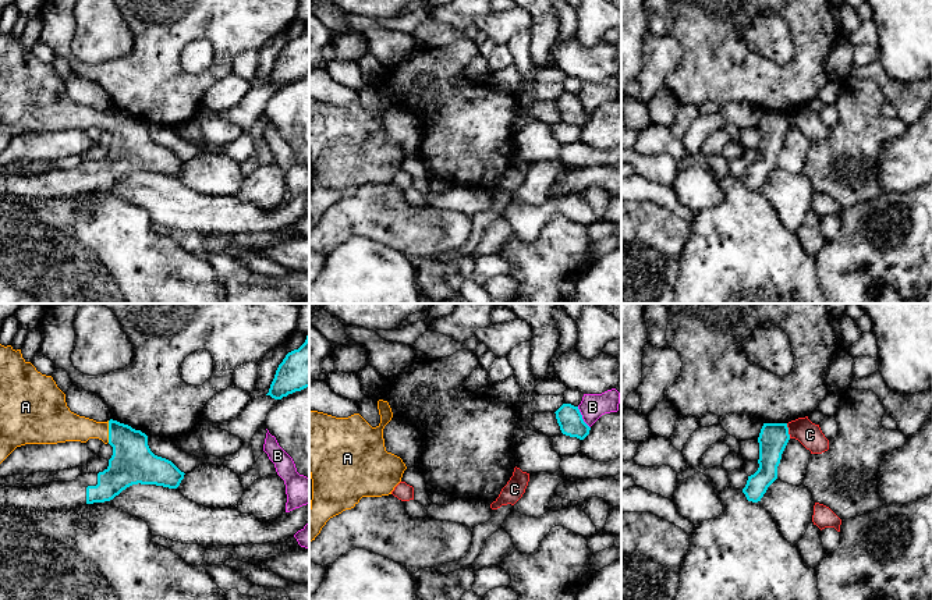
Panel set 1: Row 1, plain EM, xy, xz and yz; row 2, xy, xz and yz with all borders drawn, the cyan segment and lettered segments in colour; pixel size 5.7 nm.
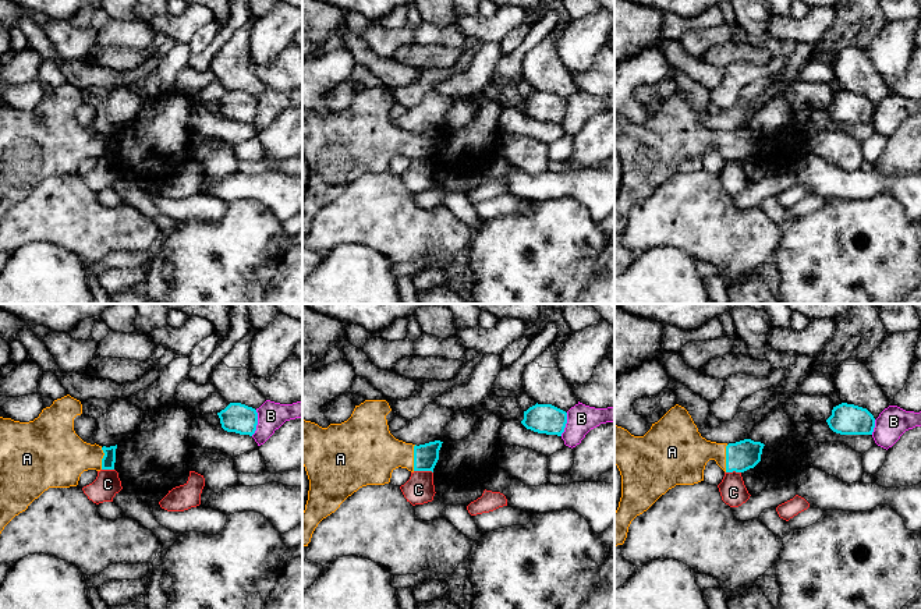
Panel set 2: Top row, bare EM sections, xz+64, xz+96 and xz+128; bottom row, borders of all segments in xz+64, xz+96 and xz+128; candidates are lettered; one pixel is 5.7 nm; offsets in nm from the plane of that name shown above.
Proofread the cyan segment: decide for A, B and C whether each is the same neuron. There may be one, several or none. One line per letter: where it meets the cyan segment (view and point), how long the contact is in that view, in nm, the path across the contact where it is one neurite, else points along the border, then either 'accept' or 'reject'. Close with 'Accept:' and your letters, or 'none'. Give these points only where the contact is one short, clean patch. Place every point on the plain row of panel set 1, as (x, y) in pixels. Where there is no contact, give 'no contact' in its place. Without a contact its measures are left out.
A: meets cyan in xy at (109, 120); contact 130 nm long; accept
B: meets cyan in xz at (581, 106); contact 150 nm long; border along xz (577, 95), (583, 109), (589, 116); reject
C: meets cyan in yz at (787, 119); contact 90 nm long; border along yz (786, 112), (790, 125); reject
Accept: A

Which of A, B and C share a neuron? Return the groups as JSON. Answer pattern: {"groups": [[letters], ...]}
{"groups": [["A"], ["B"], ["C"]]}

